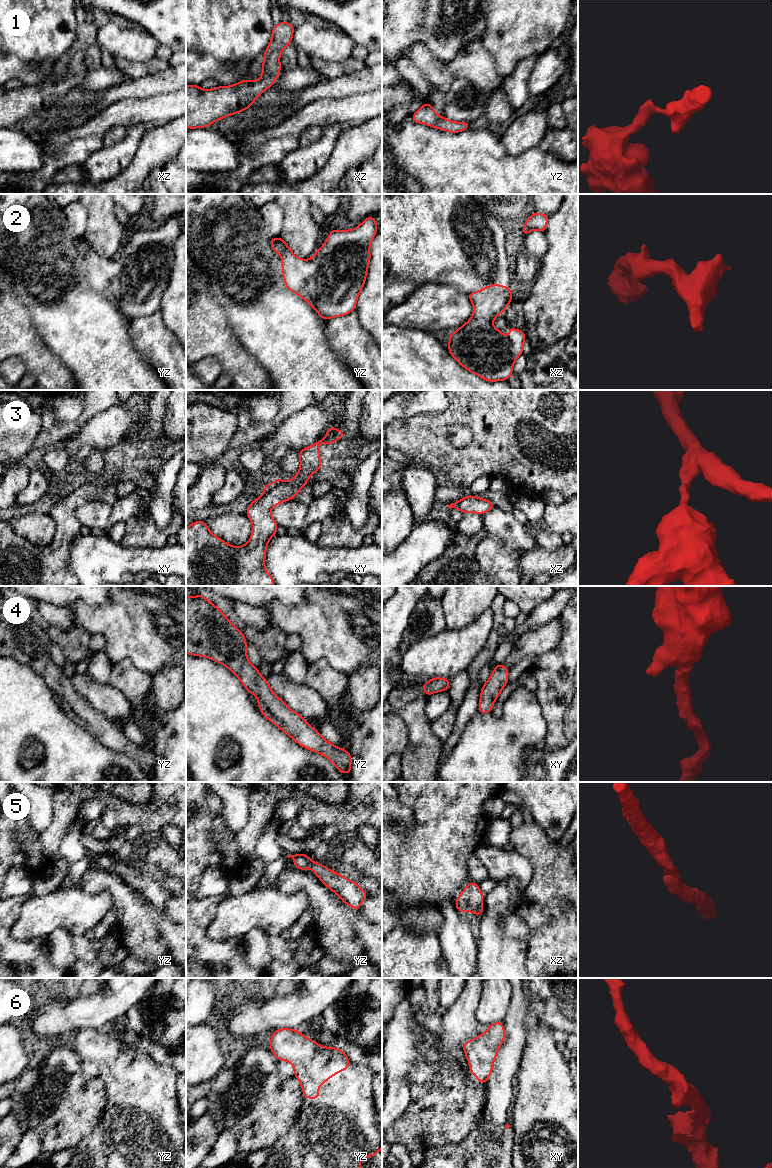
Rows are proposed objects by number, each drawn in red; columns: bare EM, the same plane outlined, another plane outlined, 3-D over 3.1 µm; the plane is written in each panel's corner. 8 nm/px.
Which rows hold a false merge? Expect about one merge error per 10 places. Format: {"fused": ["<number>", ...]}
{"fused": []}

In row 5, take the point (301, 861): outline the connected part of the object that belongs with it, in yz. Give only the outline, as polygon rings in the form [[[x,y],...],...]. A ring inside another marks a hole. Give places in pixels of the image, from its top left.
[[[304,853],[287,855],[287,857],[293,859],[294,865],[300,871],[308,867],[313,870],[323,884],[336,893],[344,903],[357,911],[360,910],[361,903],[368,897],[366,891],[361,889],[356,882],[339,875],[318,862],[313,863],[312,859]]]

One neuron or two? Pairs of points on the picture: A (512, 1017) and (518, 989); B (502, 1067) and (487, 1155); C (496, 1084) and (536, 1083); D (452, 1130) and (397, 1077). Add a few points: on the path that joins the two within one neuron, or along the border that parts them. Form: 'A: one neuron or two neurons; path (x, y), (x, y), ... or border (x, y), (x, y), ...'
A: one neuron; path (517, 1010), (518, 996)
B: one neuron; path (499, 1089), (493, 1133)
C: two neurons; border (522, 1053), (516, 1075)
D: two neurons; border (414, 1066), (409, 1074), (410, 1101), (403, 1112)

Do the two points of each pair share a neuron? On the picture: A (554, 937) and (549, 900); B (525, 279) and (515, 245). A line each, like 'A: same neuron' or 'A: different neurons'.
A: same neuron
B: different neurons

